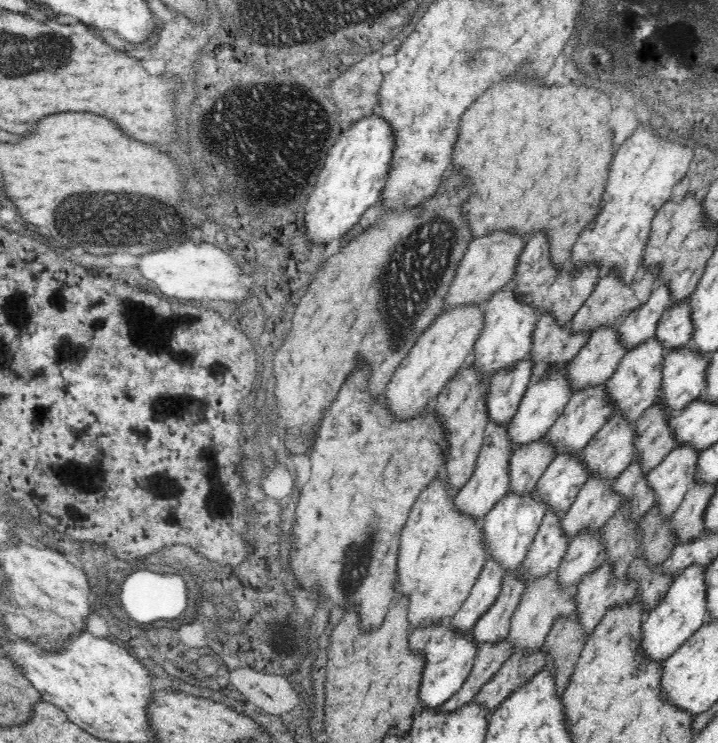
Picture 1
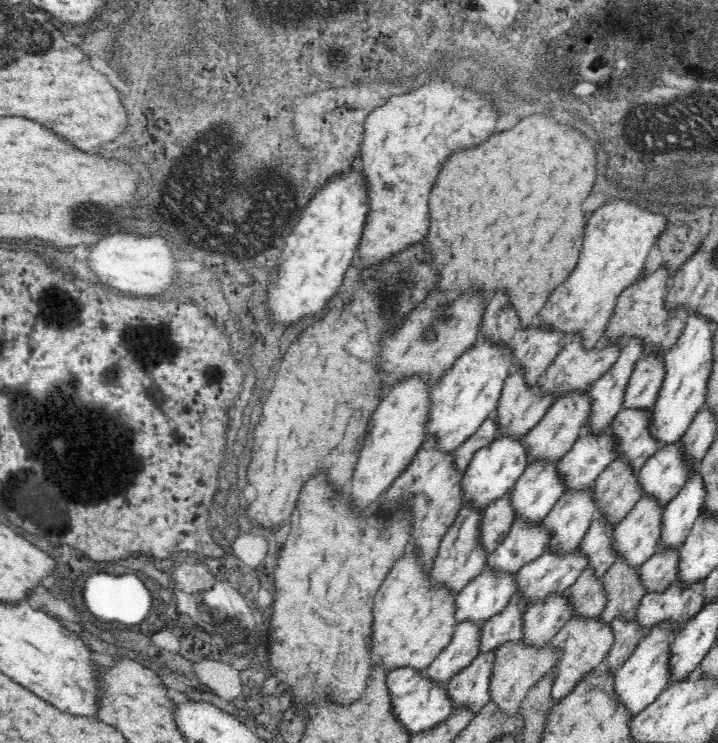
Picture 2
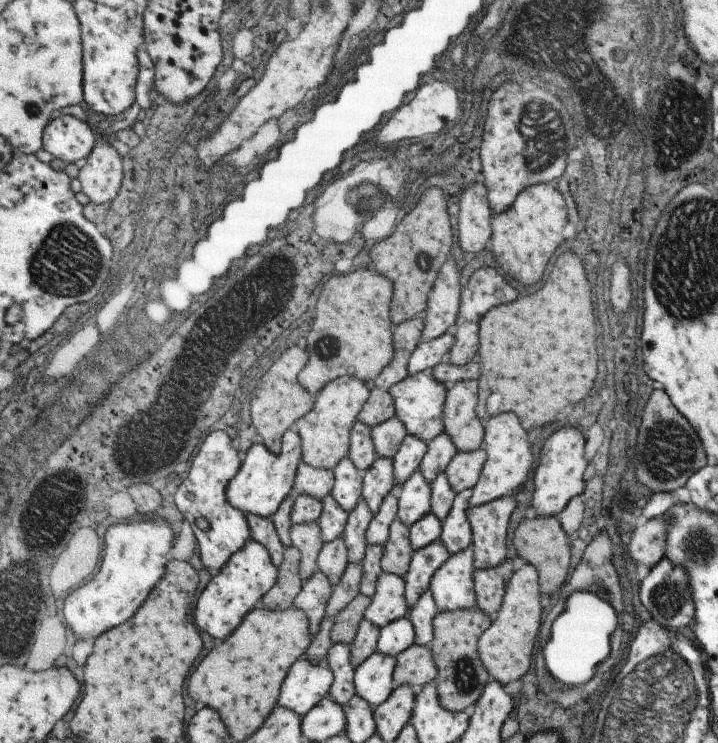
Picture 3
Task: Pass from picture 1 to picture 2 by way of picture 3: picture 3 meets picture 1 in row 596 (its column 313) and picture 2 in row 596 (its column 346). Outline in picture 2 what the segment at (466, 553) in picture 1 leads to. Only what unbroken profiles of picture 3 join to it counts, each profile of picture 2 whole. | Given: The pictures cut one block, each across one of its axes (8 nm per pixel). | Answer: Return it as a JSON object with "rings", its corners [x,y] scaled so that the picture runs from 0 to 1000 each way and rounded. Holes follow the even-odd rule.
{"rings":[[[571,729],[568,738],[549,754],[543,770],[538,773],[521,810],[521,886],[532,886],[546,902],[549,896],[579,896],[596,899],[604,883],[621,872],[632,856],[635,837],[638,837],[638,799],[627,783],[616,783],[604,775],[604,762],[599,762],[591,751],[588,732]]]}

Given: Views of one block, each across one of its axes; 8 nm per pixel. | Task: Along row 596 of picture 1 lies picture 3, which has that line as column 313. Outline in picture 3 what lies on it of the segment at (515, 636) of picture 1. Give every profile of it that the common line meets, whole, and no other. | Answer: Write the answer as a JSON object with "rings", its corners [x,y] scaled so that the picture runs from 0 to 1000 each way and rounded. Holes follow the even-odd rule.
{"rings":[[[444,703],[411,705],[405,711],[405,727],[408,735],[422,746],[419,770],[422,781],[430,783],[433,778],[439,778],[439,773],[444,773],[444,746],[455,732],[450,729],[450,708],[444,708]]]}

